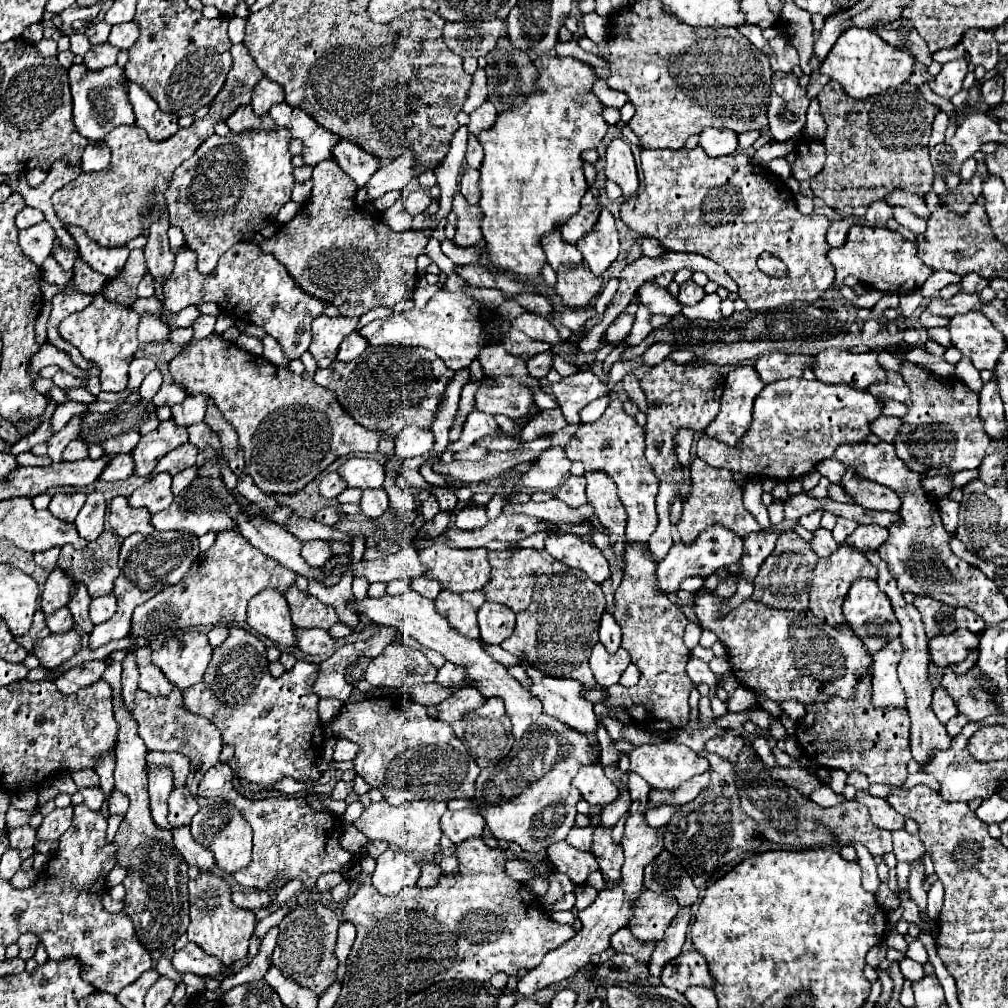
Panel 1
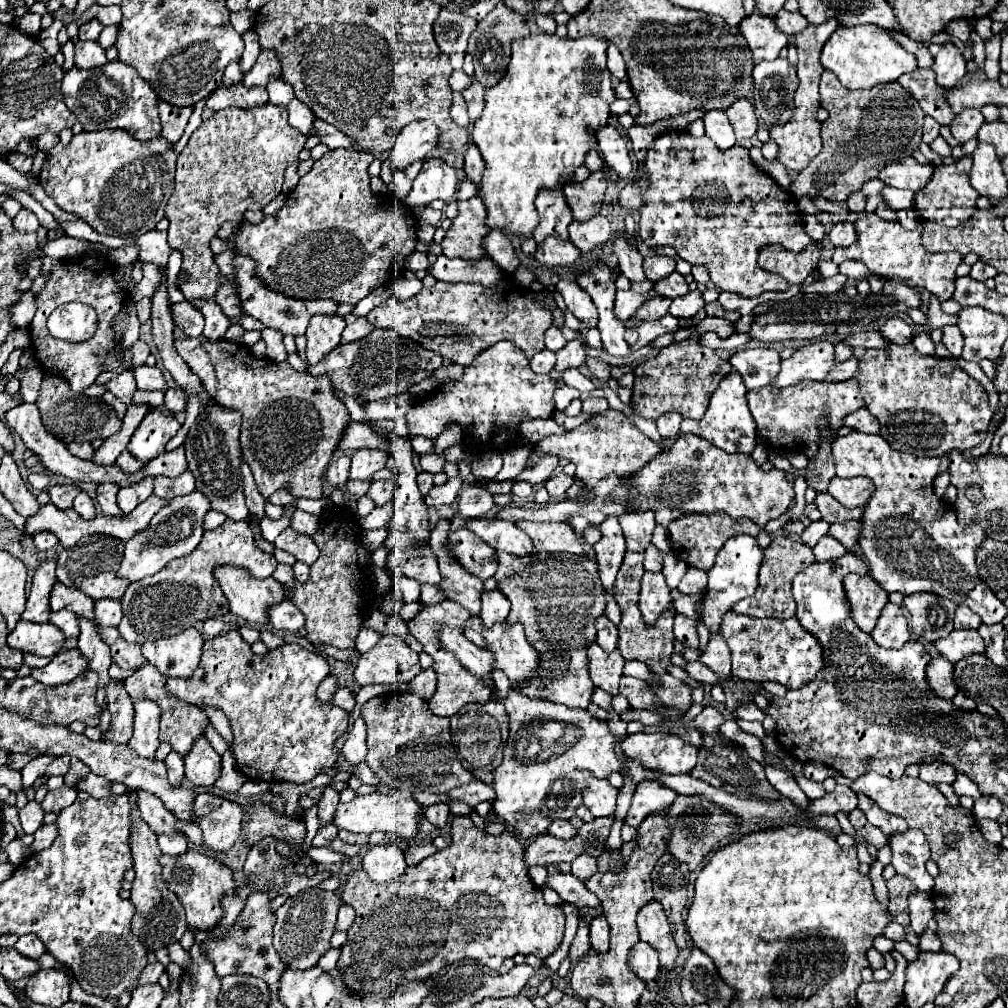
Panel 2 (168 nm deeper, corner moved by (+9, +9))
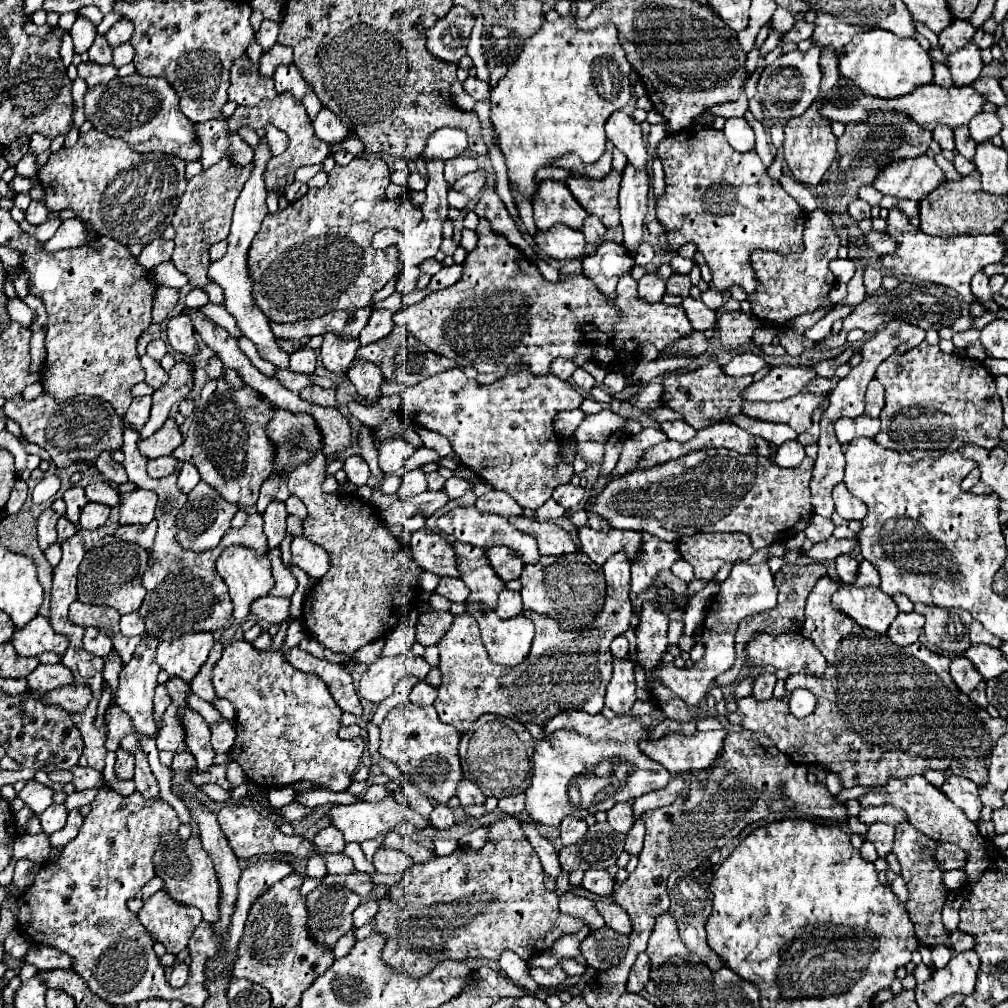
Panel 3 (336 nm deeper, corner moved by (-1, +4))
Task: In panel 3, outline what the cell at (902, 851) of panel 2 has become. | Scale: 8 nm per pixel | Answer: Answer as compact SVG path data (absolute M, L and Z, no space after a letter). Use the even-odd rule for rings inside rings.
M938 842L936 854L934 854L938 866L942 868L942 872L946 870L958 870L962 868L964 860L966 860L966 852L962 852L956 844L948 844L948 842Z

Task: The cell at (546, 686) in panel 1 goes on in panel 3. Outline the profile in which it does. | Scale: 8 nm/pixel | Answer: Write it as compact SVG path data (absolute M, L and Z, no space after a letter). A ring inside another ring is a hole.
M468 608L468 612L480 624L482 642L492 662L514 668L526 660L534 640L534 622L530 618L520 614L502 620L494 610L486 612L486 608Z

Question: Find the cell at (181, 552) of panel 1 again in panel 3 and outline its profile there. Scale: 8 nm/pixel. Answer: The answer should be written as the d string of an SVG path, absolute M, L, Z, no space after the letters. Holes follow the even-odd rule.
M200 482L192 492L188 492L188 500L184 508L178 512L178 522L176 522L178 544L184 550L192 550L192 552L206 552L216 548L224 532L230 528L230 520L236 512L238 512L238 506L226 504L226 500L222 500L222 496L214 492L214 488Z

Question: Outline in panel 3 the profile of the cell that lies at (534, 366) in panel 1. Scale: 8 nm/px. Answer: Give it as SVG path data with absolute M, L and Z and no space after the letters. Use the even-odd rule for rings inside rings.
M554 358L554 362L550 364L550 372L562 380L568 380L574 370L576 370L576 364L566 358Z

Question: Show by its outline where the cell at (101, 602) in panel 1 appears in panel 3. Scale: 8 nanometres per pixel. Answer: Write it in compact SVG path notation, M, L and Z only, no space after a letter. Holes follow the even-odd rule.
M138 612L120 616L120 632L124 636L140 636L140 634L144 634L144 624L142 624L142 618L138 616Z

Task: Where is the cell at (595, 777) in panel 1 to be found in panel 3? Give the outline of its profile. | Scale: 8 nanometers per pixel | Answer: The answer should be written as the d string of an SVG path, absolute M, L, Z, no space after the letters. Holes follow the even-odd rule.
M628 802L614 804L606 814L608 814L608 824L616 832L630 832L630 828L634 824L634 818L632 818L632 806Z

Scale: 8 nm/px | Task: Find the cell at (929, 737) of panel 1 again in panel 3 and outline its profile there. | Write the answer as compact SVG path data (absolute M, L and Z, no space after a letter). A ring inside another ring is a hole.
M948 776L940 788L960 810L964 810L964 814L970 820L978 820L980 818L980 808L982 802L978 798L978 786L968 780L968 778L958 778L958 776Z

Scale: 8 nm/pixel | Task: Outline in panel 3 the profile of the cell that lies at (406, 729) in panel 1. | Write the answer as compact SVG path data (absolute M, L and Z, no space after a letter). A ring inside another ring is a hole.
M406 702L392 708L380 724L380 754L394 762L404 776L414 776L414 784L420 792L436 804L448 804L464 778L458 758L458 742L458 730L440 722L434 706L416 706Z

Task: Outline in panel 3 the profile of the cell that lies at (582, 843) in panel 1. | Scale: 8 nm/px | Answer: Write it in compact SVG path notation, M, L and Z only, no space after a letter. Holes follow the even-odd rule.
M572 818L562 820L562 824L560 824L560 842L562 842L562 846L570 846L576 840L580 840L586 834L586 830L588 830L588 826L582 820L572 820Z

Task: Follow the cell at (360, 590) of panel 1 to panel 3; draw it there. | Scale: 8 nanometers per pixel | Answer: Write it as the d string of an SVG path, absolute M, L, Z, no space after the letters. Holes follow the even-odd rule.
M412 470L408 474L404 474L402 478L402 486L400 486L400 498L406 500L406 498L412 498L412 496L418 496L420 492L426 490L426 476L422 470Z

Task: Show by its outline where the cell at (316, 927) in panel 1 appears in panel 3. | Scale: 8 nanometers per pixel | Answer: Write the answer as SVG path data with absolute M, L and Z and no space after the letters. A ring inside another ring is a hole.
M318 886L306 896L308 934L324 946L334 948L338 938L350 932L352 912L360 904L360 896L344 886Z

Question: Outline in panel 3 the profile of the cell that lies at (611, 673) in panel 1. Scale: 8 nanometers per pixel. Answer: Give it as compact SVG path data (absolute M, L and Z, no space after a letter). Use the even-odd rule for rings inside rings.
M616 658L612 680L606 688L606 706L620 716L628 714L628 710L636 702L634 690L636 690L636 684L634 684L632 662L628 658Z

